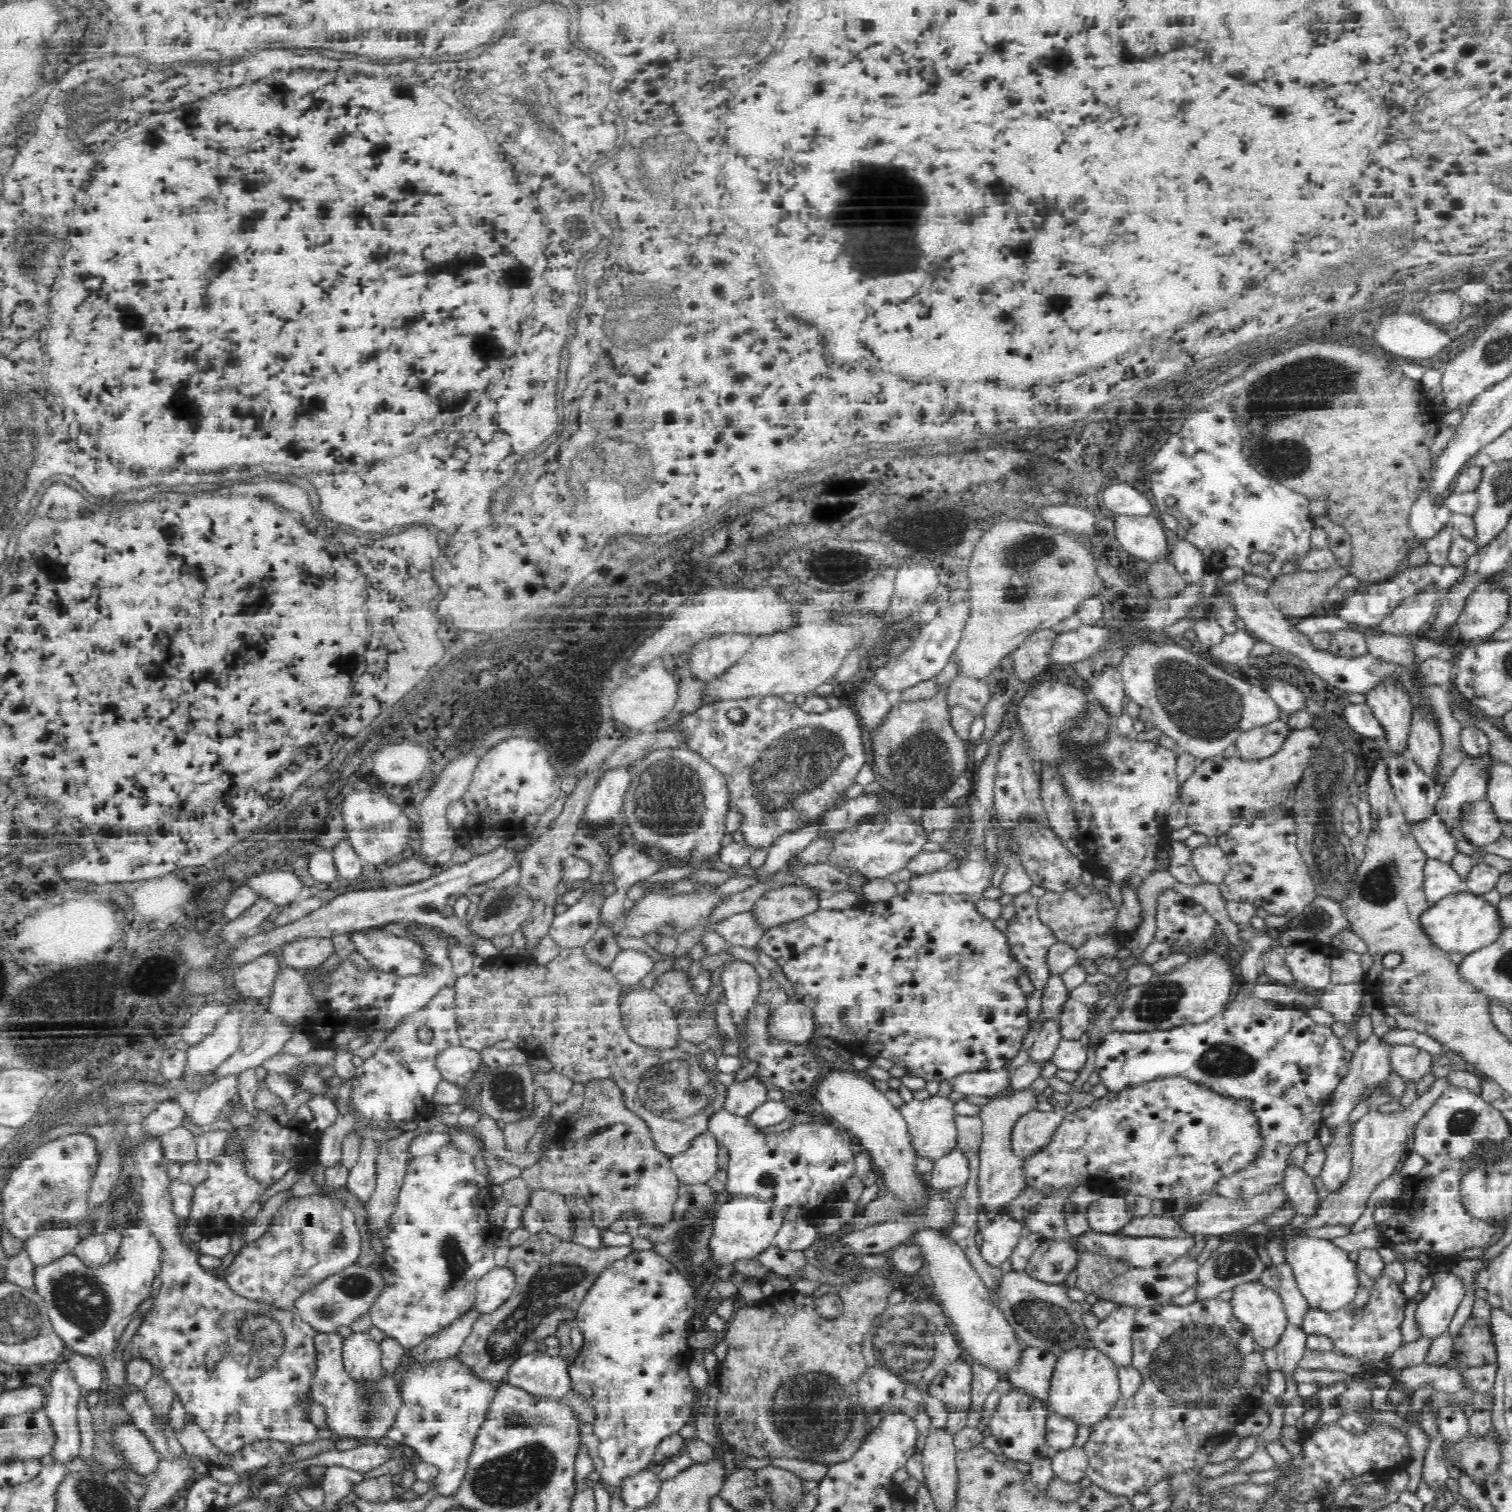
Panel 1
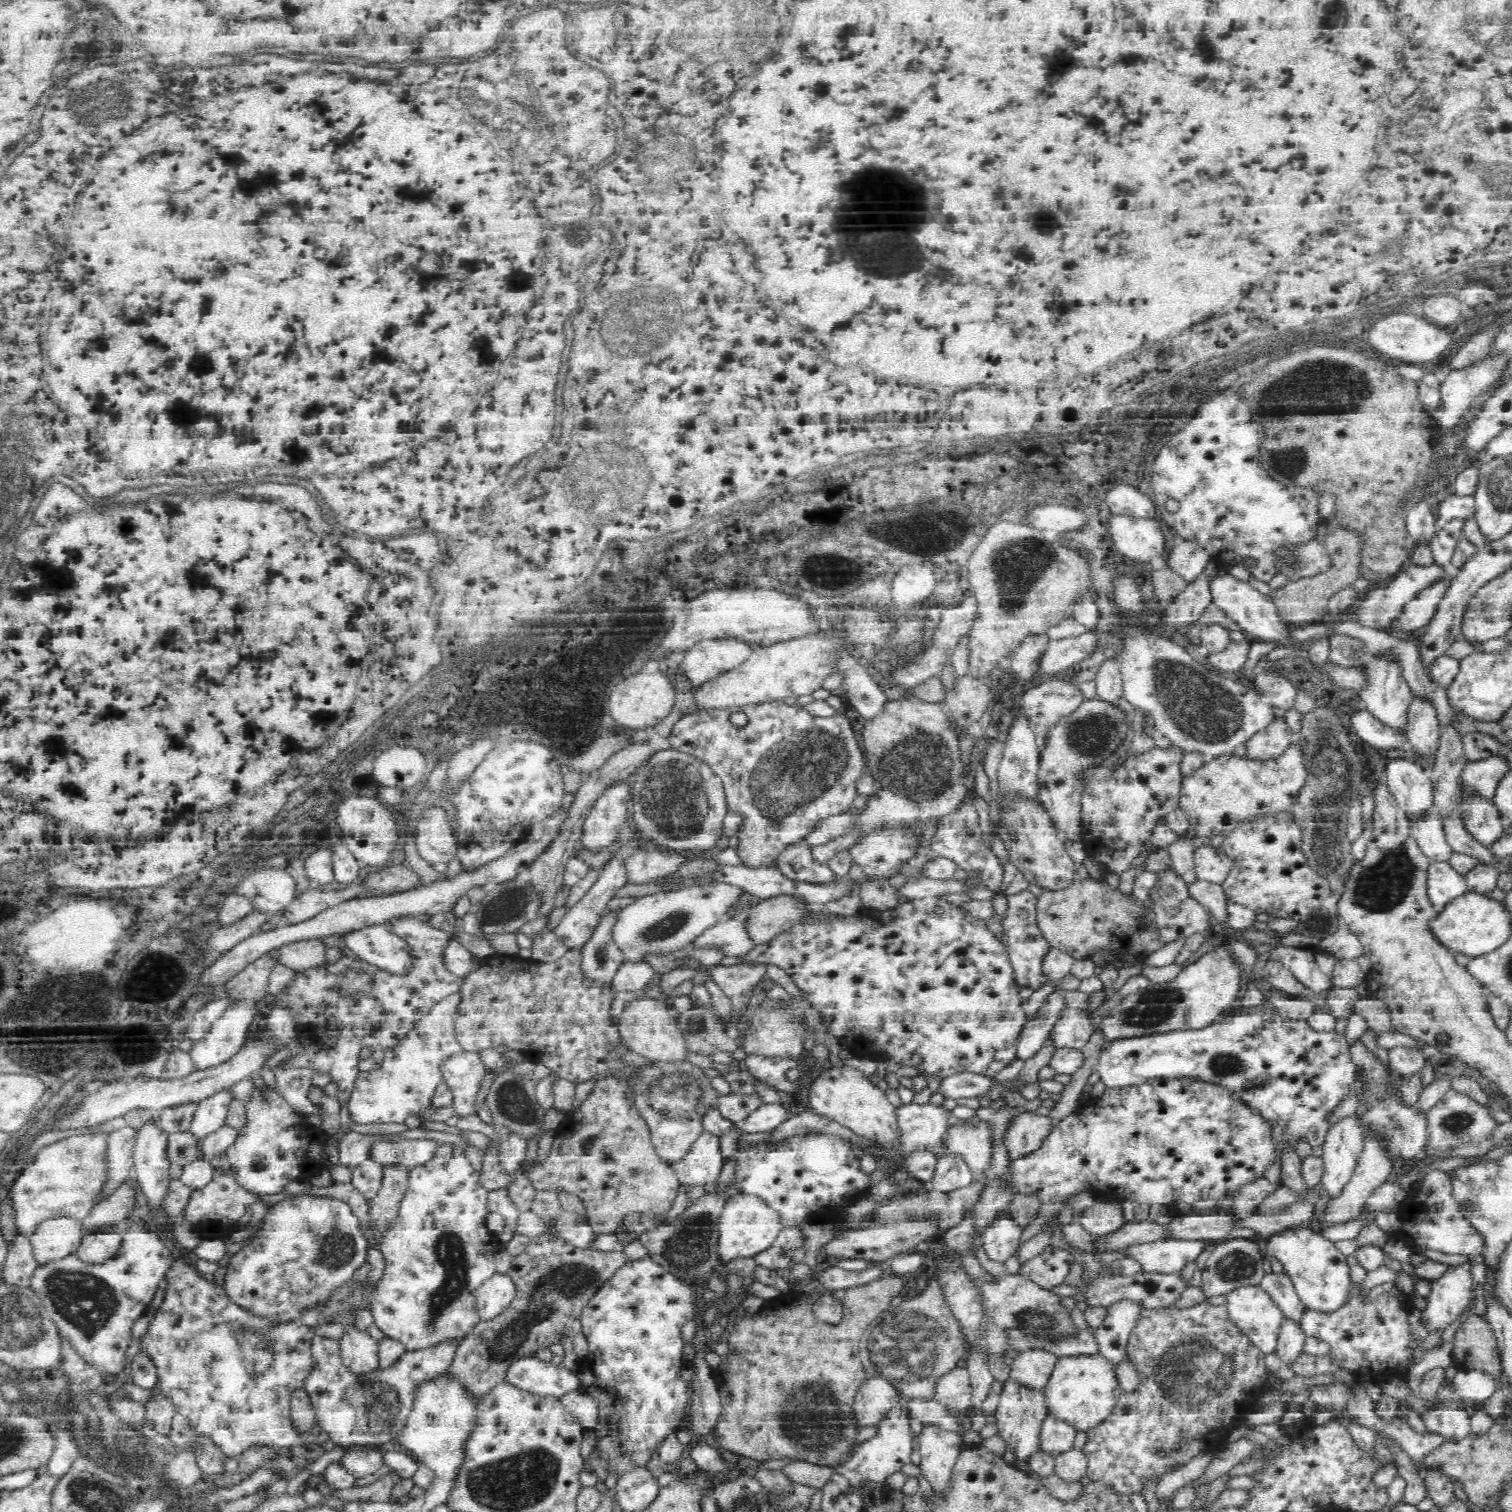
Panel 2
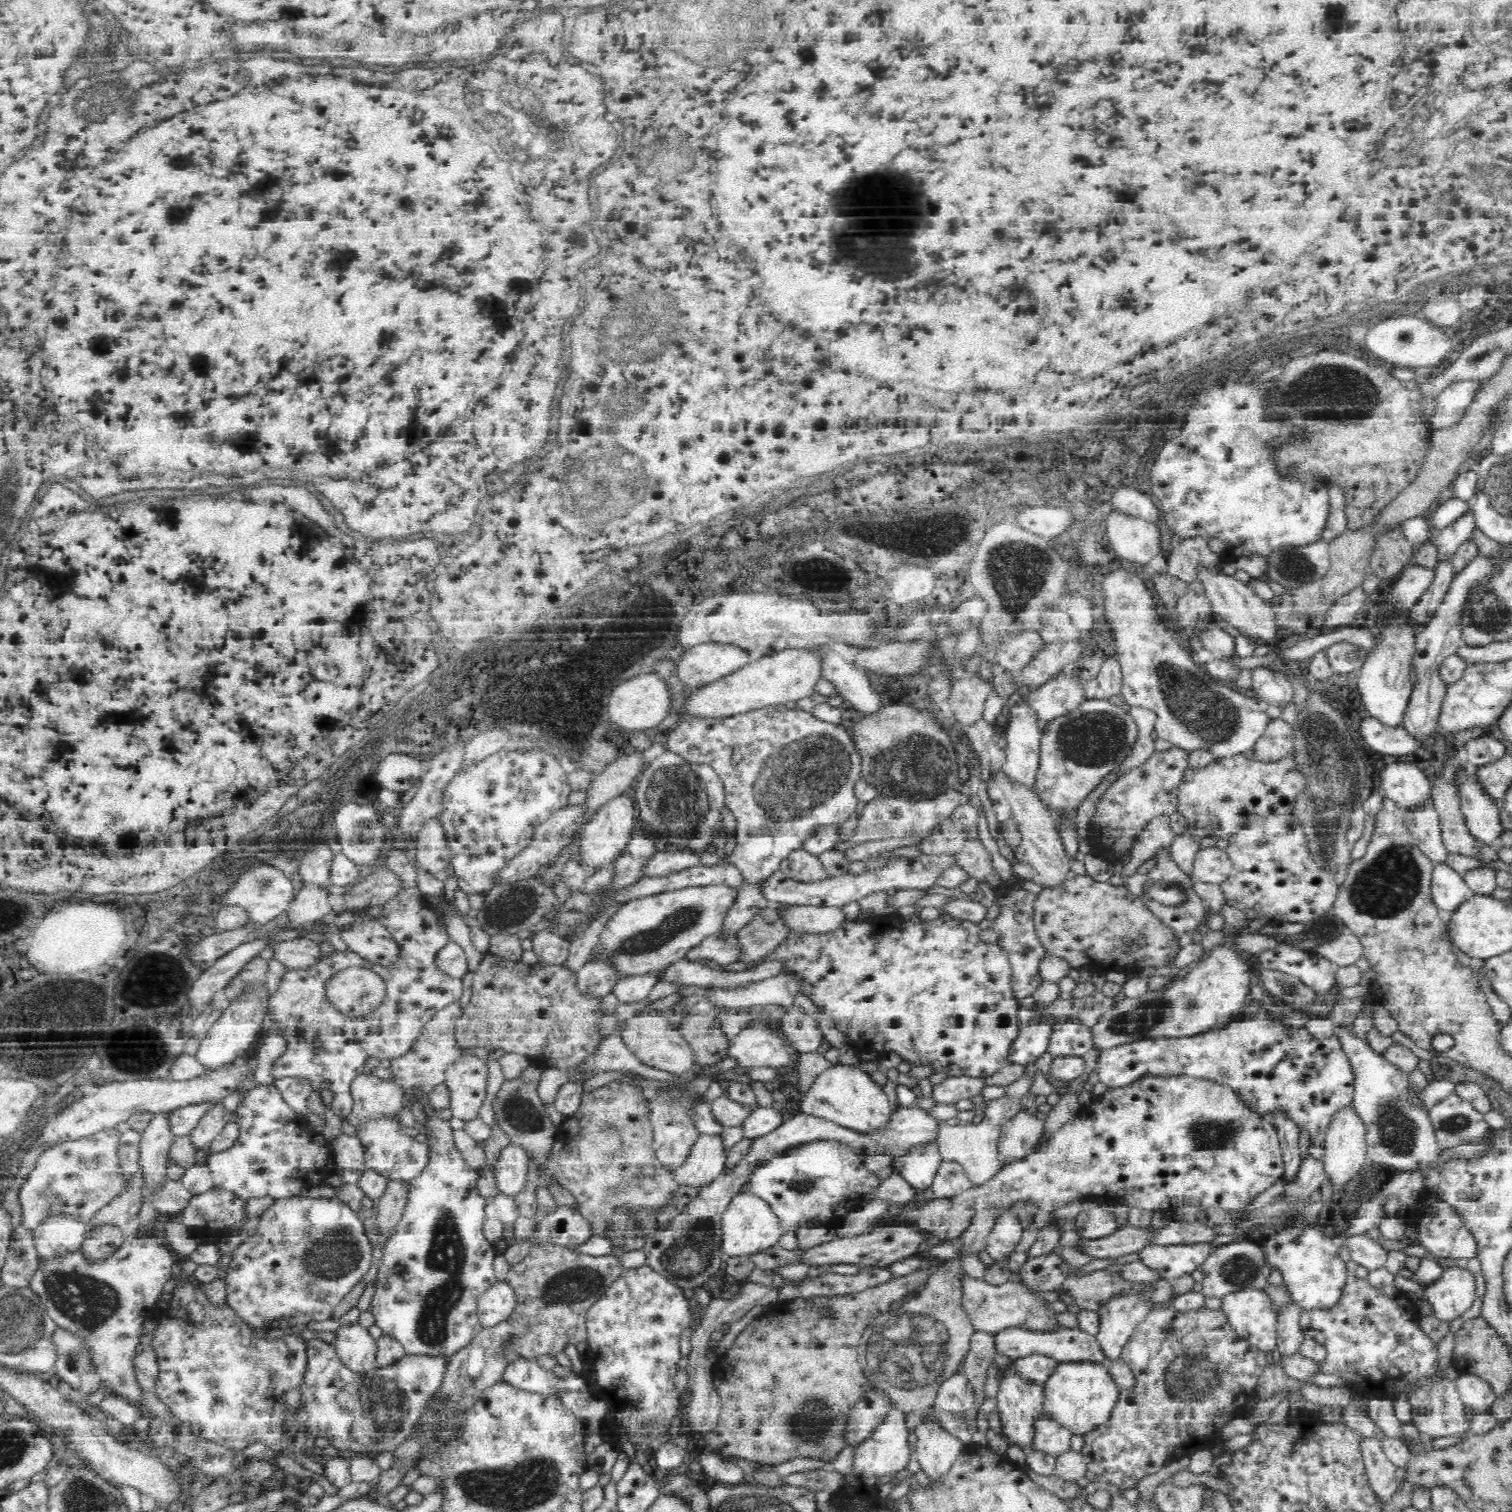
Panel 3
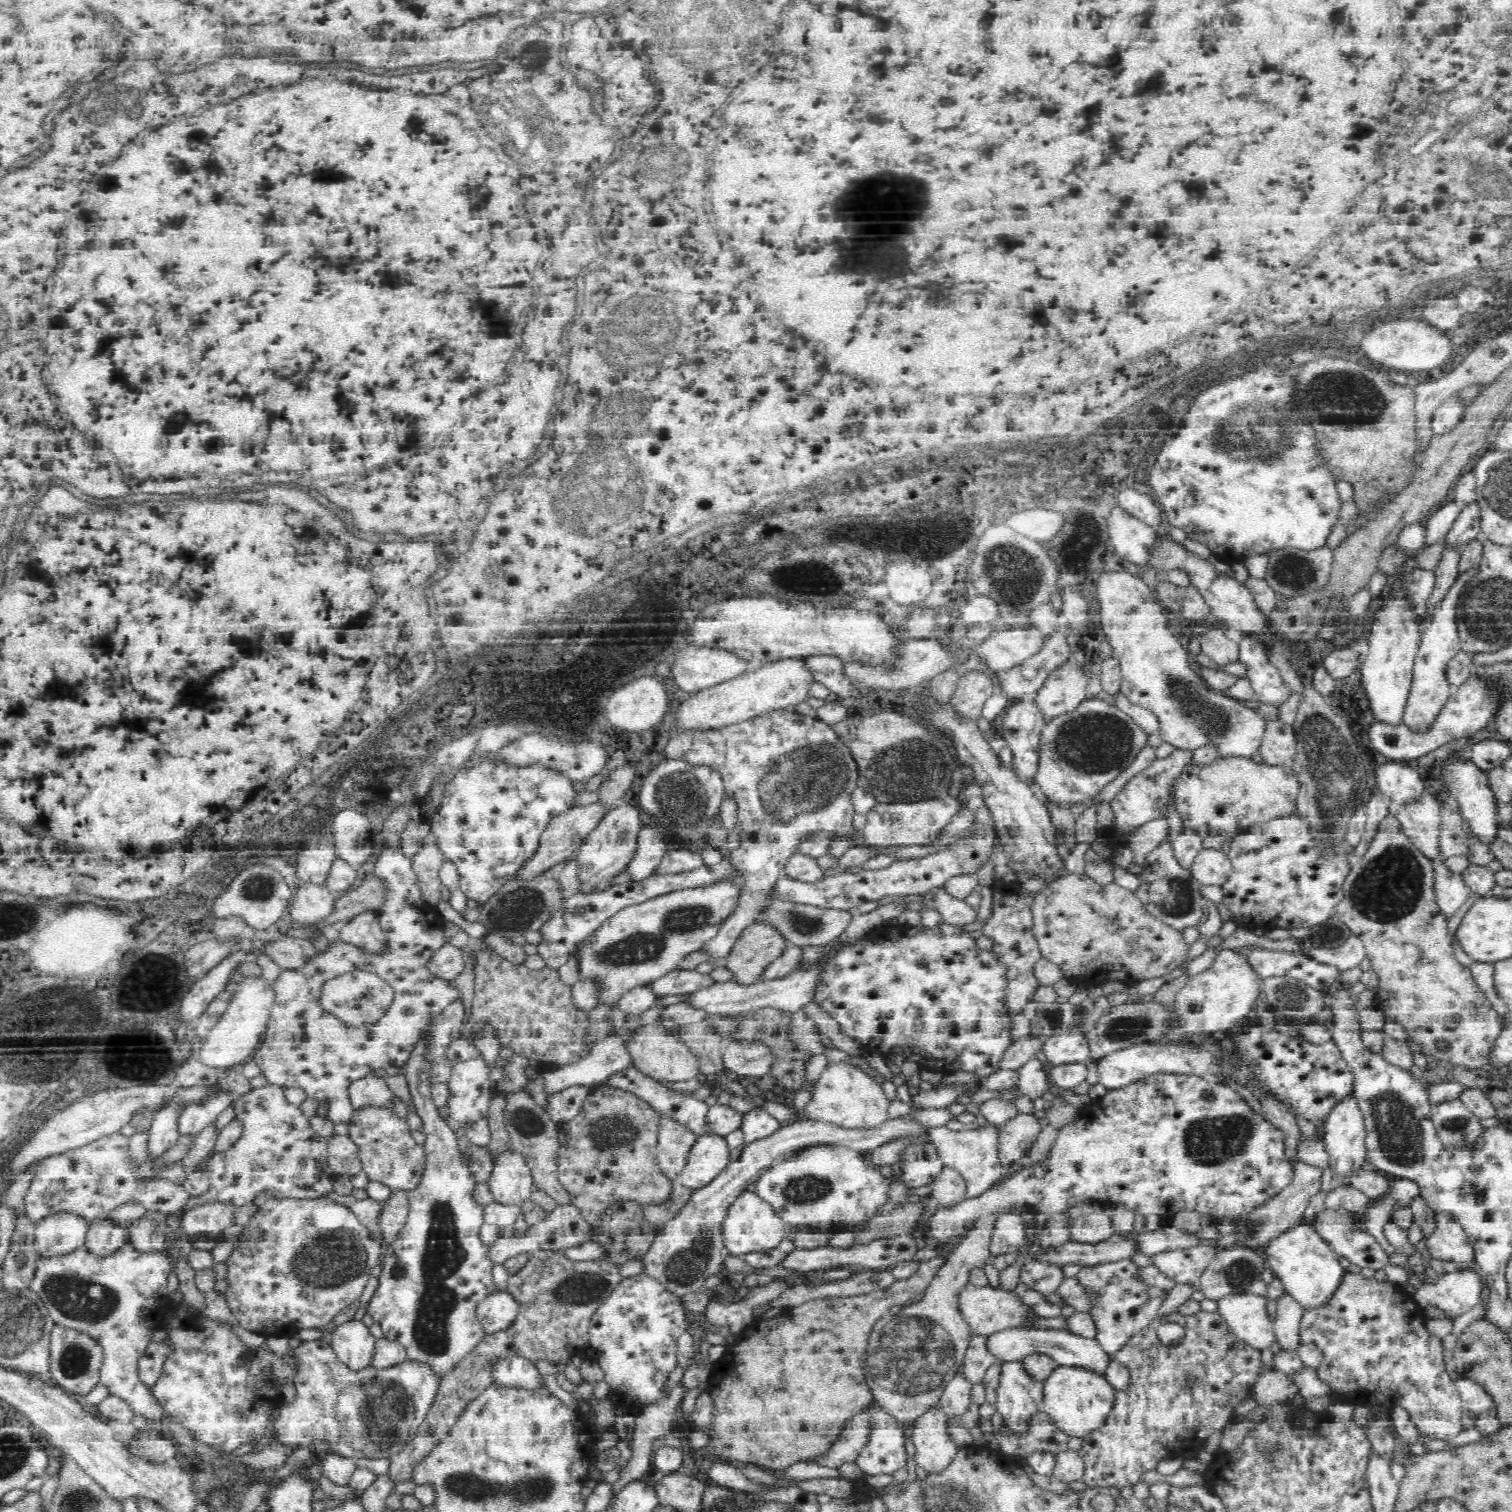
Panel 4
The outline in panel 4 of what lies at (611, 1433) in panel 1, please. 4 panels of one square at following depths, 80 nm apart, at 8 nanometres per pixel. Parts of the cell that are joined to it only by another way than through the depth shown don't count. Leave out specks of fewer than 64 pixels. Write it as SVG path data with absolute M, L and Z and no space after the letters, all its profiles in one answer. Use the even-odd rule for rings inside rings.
M641 1273L637 1277L622 1279L608 1301L597 1310L589 1330L591 1339L588 1347L594 1350L592 1359L602 1367L605 1381L610 1387L619 1390L619 1397L625 1395L637 1397L636 1406L643 1406L659 1402L668 1374L676 1368L678 1339L689 1331L679 1298L666 1292L662 1285Z

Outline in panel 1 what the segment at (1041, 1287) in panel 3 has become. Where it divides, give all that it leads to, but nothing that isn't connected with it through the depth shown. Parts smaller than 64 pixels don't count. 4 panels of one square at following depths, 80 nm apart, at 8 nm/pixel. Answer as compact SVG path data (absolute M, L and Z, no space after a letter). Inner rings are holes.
M1044 1242L1036 1254L1030 1256L1024 1273L1048 1285L1062 1285L1068 1274L1077 1268L1078 1252L1064 1242Z

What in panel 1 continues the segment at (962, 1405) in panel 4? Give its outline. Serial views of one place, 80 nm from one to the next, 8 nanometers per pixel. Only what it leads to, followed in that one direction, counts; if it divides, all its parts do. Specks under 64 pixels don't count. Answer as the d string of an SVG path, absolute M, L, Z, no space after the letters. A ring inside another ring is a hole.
M968 1358L953 1362L932 1381L928 1395L943 1402L948 1410L968 1410L970 1406L972 1371Z

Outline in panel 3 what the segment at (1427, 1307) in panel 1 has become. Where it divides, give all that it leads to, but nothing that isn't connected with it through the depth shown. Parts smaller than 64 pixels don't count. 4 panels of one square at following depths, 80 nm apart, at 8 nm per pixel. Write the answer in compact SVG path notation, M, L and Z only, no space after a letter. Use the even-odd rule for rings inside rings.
M1452 1267L1450 1269L1445 1269L1442 1273L1442 1276L1440 1276L1440 1278L1436 1280L1436 1282L1423 1284L1422 1290L1424 1290L1424 1294L1422 1294L1422 1298L1417 1298L1417 1299L1422 1299L1424 1300L1424 1302L1428 1302L1428 1304L1432 1304L1433 1306L1432 1314L1434 1316L1437 1316L1440 1320L1454 1320L1455 1318L1458 1318L1458 1316L1464 1314L1466 1310L1470 1310L1470 1308L1472 1308L1472 1304L1474 1304L1474 1300L1476 1300L1476 1282L1474 1281L1474 1274L1472 1274L1471 1271L1468 1271L1468 1269L1463 1269L1461 1267Z

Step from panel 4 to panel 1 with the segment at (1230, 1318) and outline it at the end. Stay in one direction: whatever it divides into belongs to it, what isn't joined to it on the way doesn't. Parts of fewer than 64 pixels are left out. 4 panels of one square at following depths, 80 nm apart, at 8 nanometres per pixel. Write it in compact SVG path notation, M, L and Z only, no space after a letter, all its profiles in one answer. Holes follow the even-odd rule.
M1258 1282L1236 1286L1229 1300L1232 1315L1264 1350L1274 1349L1287 1324L1284 1305L1278 1295Z

